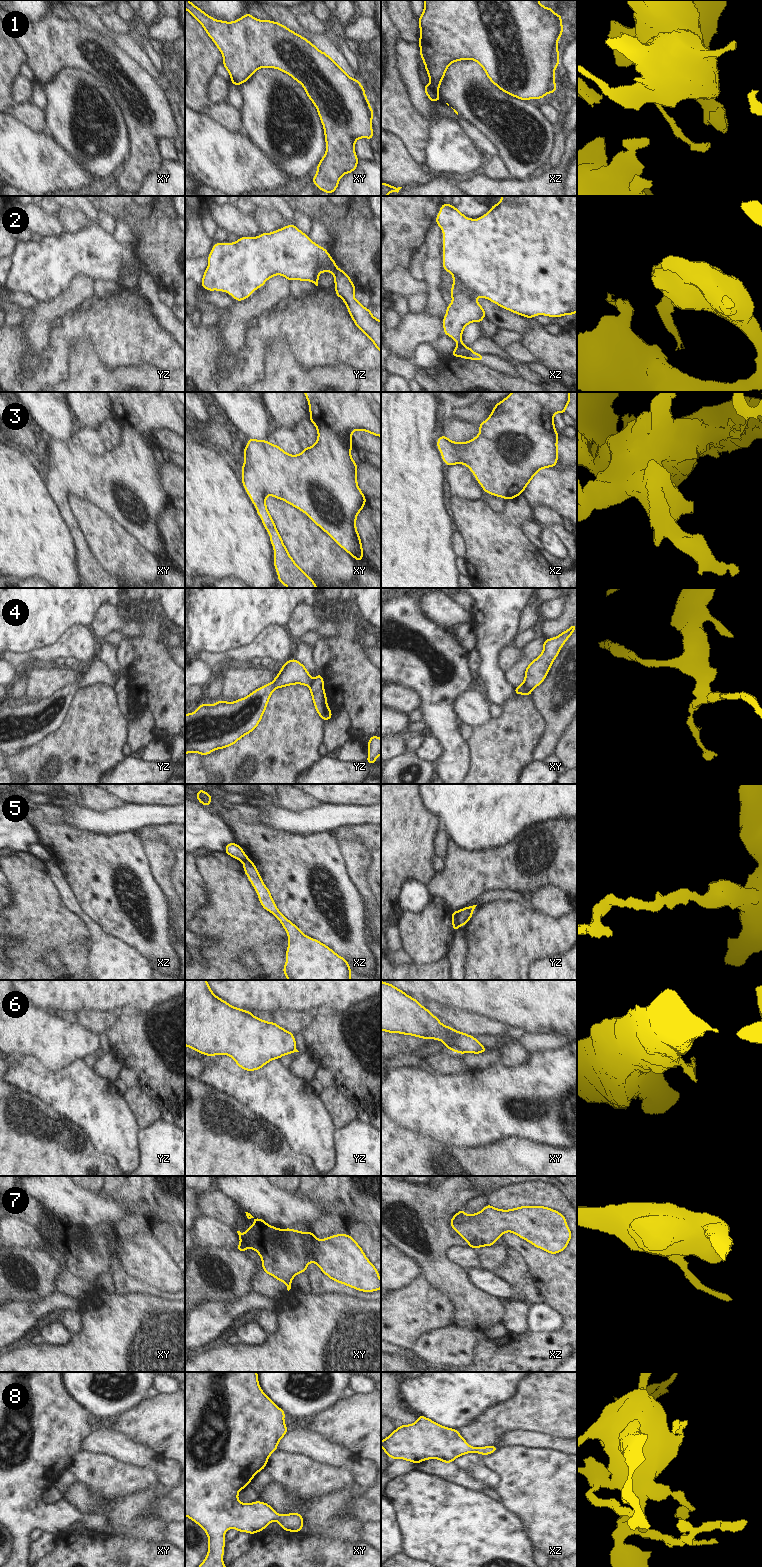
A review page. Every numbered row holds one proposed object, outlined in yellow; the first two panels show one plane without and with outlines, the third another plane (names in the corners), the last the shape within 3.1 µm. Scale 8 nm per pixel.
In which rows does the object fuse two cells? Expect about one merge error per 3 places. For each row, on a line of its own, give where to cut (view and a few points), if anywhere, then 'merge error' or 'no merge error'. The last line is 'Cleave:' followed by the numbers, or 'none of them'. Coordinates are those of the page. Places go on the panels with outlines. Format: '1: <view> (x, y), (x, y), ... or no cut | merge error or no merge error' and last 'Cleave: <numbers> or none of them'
1: xz (430, 83), (438, 94) | merge error
2: xz (462, 344), (457, 346) | merge error
3: no cut | no merge error
4: xy (523, 683), (531, 690) | merge error
5: yz (455, 912), (459, 924) | merge error
6: xy (457, 1051), (464, 1053) | merge error
7: no cut | no merge error
8: no cut | no merge error
Cleave: 1, 2, 4, 5, 6

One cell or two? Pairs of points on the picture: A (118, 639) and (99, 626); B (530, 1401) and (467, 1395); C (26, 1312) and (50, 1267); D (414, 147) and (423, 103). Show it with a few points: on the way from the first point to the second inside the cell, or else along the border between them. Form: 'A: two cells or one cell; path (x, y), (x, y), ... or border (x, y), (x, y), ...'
A: two cells; border (126, 638), (120, 632), (111, 631), (102, 639)
B: two cells; border (519, 1382), (508, 1399), (487, 1410)
C: two cells; border (53, 1293), (37, 1301), (10, 1302)
D: two cells; border (408, 94), (412, 104), (426, 119)

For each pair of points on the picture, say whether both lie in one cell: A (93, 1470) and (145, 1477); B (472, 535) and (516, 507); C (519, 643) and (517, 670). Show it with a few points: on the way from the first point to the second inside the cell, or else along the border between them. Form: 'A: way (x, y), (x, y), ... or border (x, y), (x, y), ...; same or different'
A: way (106, 1476), (132, 1477); same
B: way (485, 535), (495, 535), (510, 520); same
C: border (538, 633), (521, 649); different

